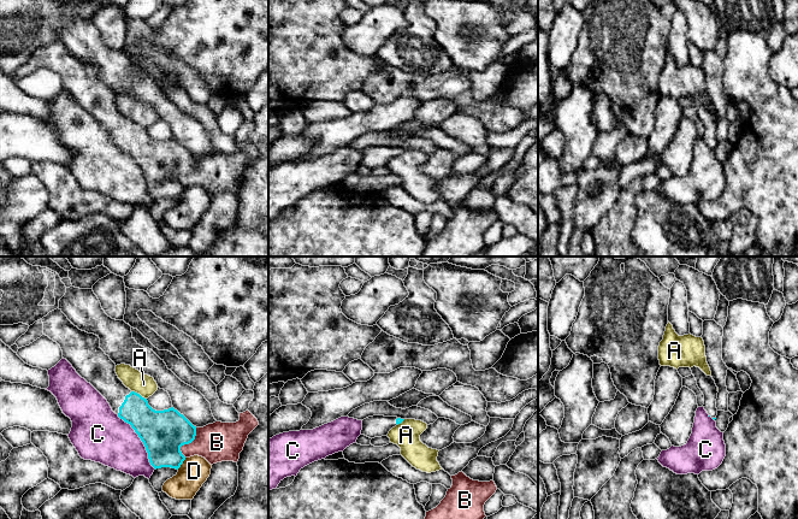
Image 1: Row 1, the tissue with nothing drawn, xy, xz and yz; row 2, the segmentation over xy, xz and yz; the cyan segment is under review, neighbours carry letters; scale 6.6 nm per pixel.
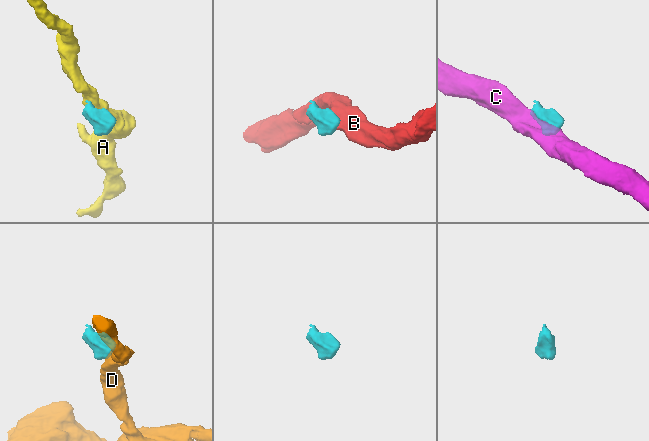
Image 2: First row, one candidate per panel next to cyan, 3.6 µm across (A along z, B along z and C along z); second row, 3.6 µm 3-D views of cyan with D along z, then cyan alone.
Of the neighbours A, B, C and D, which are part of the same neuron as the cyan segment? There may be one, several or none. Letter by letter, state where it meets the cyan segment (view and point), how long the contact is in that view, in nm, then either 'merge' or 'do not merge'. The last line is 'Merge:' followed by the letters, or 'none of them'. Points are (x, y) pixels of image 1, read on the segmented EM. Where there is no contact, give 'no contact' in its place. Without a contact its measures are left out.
A: xy (139, 394) | 120 nm | do not merge
B: xy (188, 443) | 220 nm | do not merge
C: xy (141, 440) | 440 nm | do not merge
D: xy (182, 463) | 100 nm | do not merge
Merge: none of them

